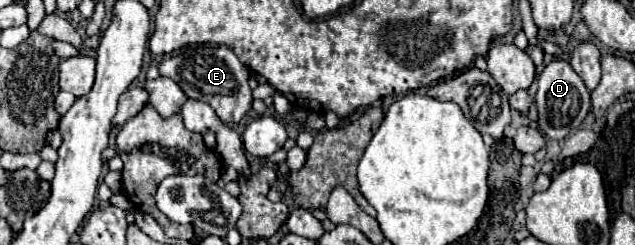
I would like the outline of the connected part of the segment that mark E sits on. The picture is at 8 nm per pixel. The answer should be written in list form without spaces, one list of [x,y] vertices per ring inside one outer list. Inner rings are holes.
[[[200,45],[194,51],[190,47],[162,61],[160,75],[174,79],[190,99],[208,103],[224,123],[238,123],[252,107],[252,89],[248,87],[250,71],[244,63],[240,63],[230,47]]]

